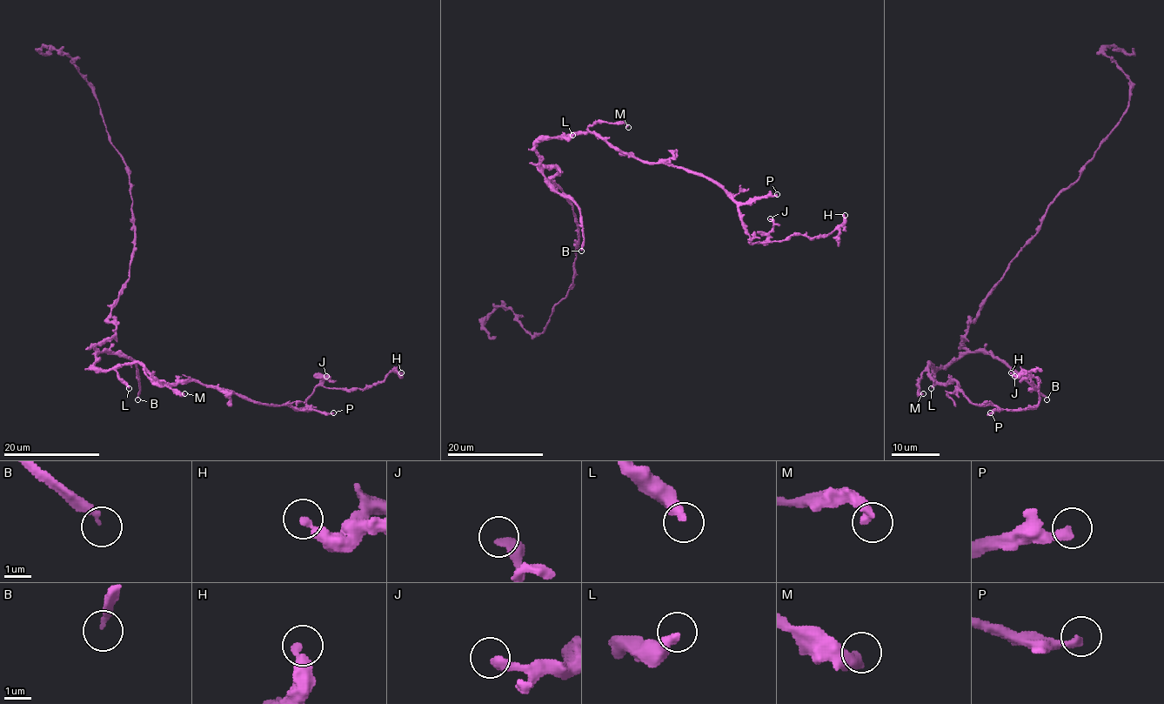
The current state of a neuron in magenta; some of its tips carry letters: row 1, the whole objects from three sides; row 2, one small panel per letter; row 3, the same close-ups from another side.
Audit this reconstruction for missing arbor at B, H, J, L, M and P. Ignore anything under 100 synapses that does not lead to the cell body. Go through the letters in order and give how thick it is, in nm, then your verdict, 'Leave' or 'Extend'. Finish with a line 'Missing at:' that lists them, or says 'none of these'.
B: Thickness 200 nm. Extend
H: Thickness 300 nm. Leave
J: Thickness 400 nm. Leave
L: Thickness 380 nm. Leave
M: Thickness 400 nm. Leave
P: Thickness 320 nm. Extend
Missing at: B, P

